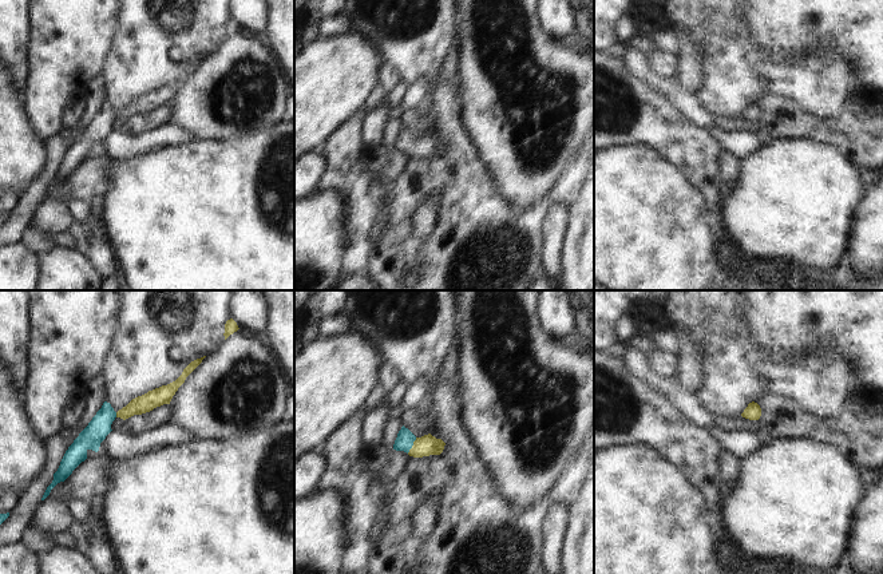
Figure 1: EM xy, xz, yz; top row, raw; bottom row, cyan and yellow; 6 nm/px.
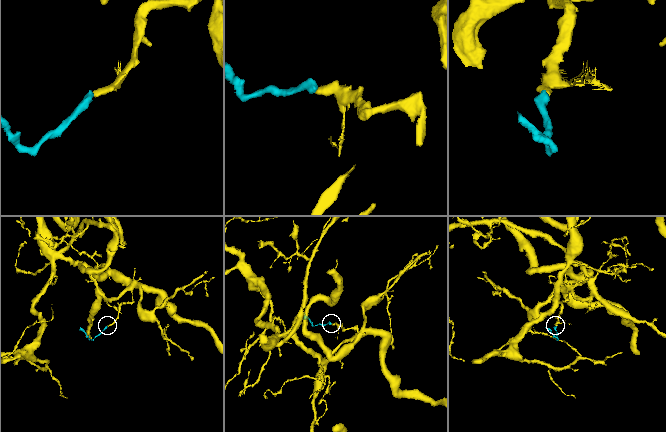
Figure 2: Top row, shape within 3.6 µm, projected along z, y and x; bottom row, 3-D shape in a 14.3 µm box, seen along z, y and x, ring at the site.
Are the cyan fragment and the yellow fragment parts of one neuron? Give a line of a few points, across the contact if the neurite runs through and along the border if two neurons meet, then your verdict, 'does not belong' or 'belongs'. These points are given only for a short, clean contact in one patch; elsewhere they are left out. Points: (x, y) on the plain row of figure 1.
line xz (404, 141), (412, 145), (427, 145); belongs

